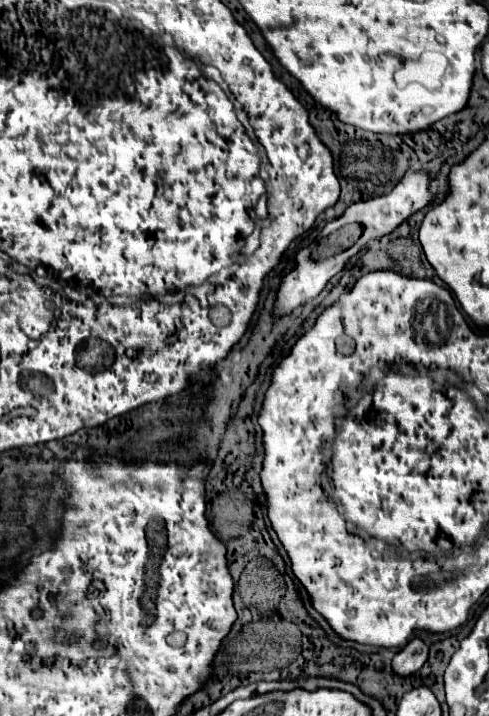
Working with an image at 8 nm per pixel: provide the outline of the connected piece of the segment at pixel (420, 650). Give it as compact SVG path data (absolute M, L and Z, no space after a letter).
M411 638L395 656L393 656L393 670L401 676L409 676L415 674L429 656L429 646L419 638Z

